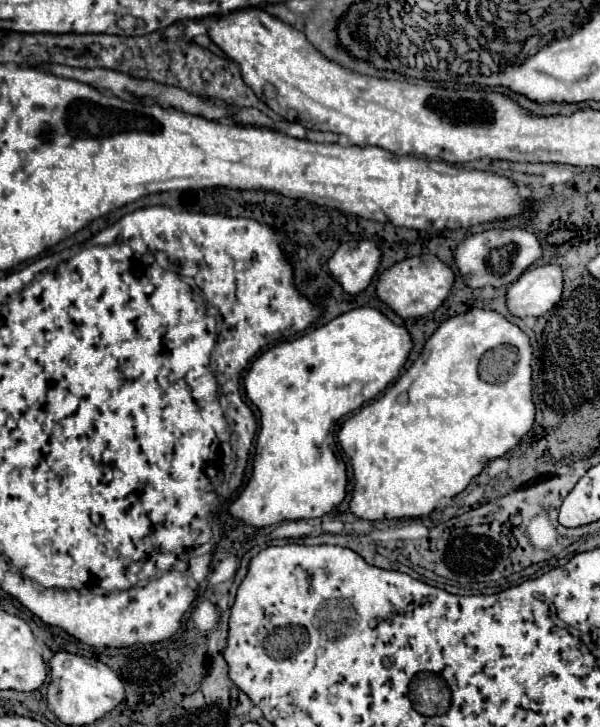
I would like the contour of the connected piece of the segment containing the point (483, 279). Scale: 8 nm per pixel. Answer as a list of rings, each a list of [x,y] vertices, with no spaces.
[[[487,230],[465,238],[455,248],[453,256],[457,270],[469,288],[473,290],[483,286],[499,288],[513,284],[541,256],[541,244],[527,230]]]

